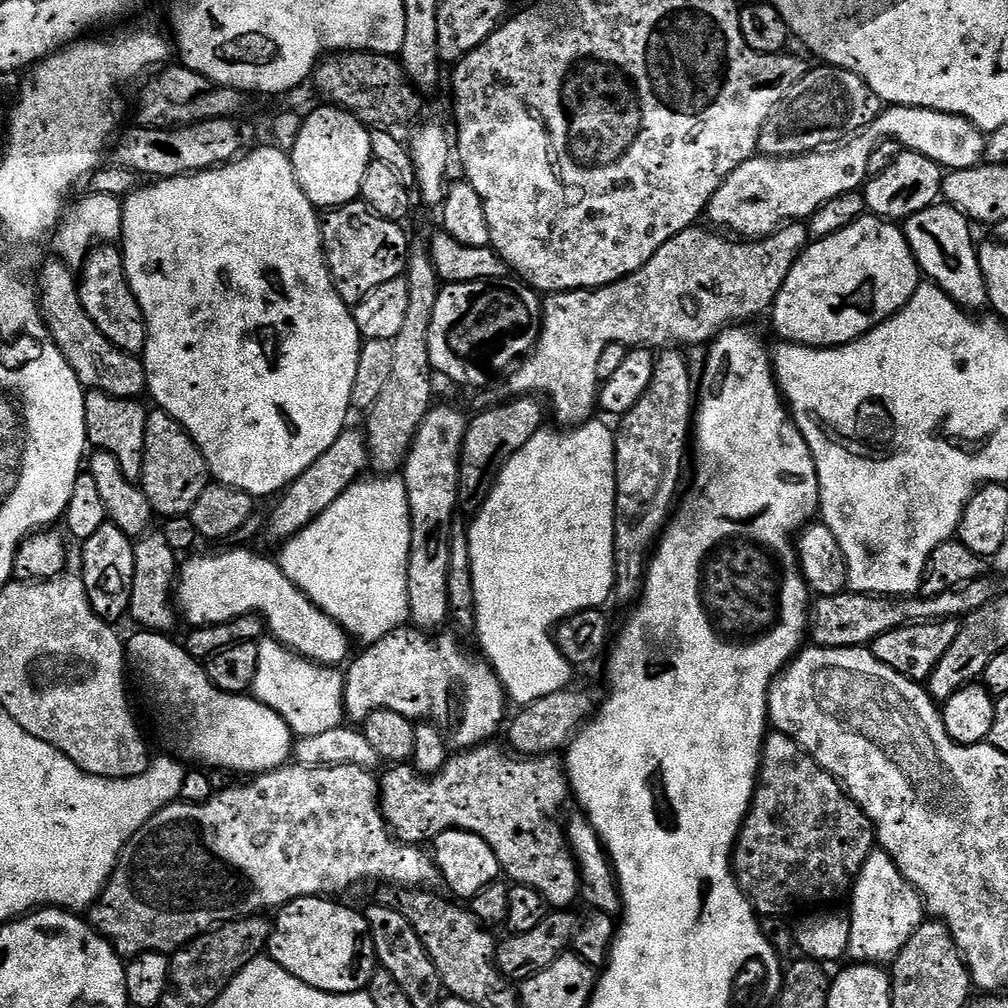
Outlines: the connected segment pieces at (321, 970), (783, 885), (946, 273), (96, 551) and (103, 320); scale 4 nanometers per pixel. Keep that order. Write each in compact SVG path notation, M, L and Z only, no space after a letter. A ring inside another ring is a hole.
M300 896L297 900L285 904L275 913L266 954L274 962L278 962L282 970L294 974L294 978L306 982L306 986L314 986L314 990L334 994L363 992L371 982L373 972L378 968L372 935L364 915L344 904L336 903L340 902L322 896Z
M773 731L765 735L752 806L732 850L732 871L761 917L784 916L803 904L828 906L839 896L847 897L862 866L866 866L866 858L870 858L877 844L876 827L848 797L839 780L835 780L797 740L791 740L785 732Z
M937 202L926 210L909 216L903 221L902 227L921 273L931 283L937 284L954 303L965 310L976 310L972 308L985 307L988 304L978 244L977 241L972 241L973 225L967 216L963 216L947 202Z
M111 522L102 526L98 534L83 541L84 557L80 560L79 571L84 578L86 594L92 608L103 620L117 622L129 615L130 594L134 586L134 540L122 534Z
M104 246L99 249L100 260L96 254L89 255L78 276L80 301L94 326L114 346L124 352L143 353L148 341L148 324L132 292L128 276L124 272L124 257L116 246Z

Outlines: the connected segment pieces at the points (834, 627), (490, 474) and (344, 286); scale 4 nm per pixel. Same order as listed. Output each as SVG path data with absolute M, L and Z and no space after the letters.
M985 574L974 582L962 585L961 588L951 588L942 594L933 596L873 596L866 592L853 592L845 590L833 596L822 596L815 601L814 615L810 620L810 640L817 648L862 648L870 646L879 636L890 630L898 630L902 626L911 624L931 624L938 620L960 620L974 614L974 610L982 610L990 601L1001 595L1002 588L996 580L991 580L991 575Z
M518 396L509 401L509 404L488 408L481 416L468 420L464 445L460 451L460 486L466 504L468 500L472 510L479 509L485 495L492 491L494 477L502 471L510 457L518 454L518 450L522 450L522 446L526 446L526 442L530 442L530 438L545 427L546 408L537 397Z
M363 202L333 208L323 217L320 237L324 243L324 258L338 294L349 306L355 306L382 282L404 276L408 267L410 243L401 225L369 210Z

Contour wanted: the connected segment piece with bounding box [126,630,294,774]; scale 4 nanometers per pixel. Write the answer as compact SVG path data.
M136 630L126 640L126 660L148 687L148 696L160 707L172 727L180 748L192 760L201 760L209 769L229 768L237 774L273 772L289 763L294 752L290 726L277 712L248 694L218 690L208 680L205 665L162 632Z

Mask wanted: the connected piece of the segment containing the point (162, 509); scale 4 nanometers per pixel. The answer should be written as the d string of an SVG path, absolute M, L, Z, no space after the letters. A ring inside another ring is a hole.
M149 411L142 474L138 481L157 517L187 516L210 483L208 464L187 430L170 414Z

